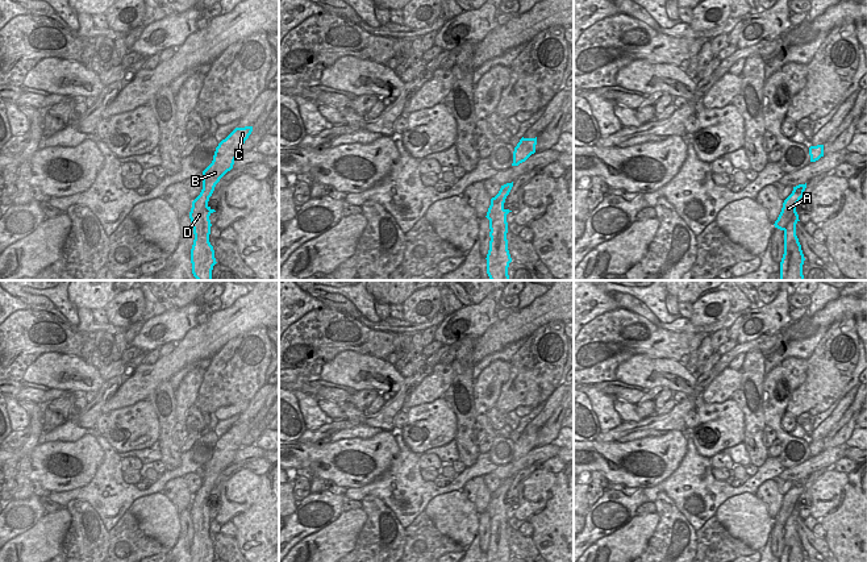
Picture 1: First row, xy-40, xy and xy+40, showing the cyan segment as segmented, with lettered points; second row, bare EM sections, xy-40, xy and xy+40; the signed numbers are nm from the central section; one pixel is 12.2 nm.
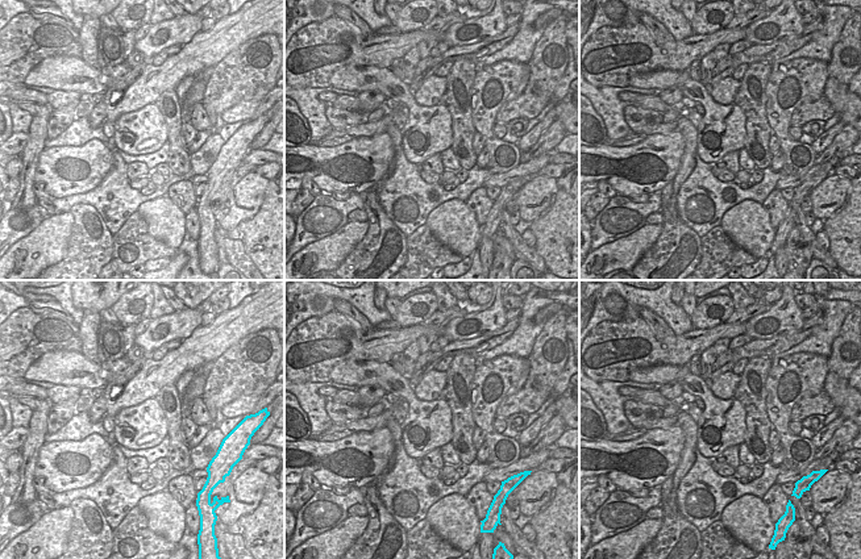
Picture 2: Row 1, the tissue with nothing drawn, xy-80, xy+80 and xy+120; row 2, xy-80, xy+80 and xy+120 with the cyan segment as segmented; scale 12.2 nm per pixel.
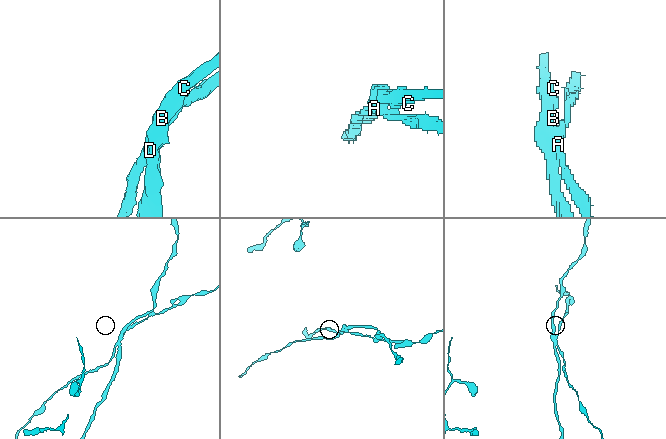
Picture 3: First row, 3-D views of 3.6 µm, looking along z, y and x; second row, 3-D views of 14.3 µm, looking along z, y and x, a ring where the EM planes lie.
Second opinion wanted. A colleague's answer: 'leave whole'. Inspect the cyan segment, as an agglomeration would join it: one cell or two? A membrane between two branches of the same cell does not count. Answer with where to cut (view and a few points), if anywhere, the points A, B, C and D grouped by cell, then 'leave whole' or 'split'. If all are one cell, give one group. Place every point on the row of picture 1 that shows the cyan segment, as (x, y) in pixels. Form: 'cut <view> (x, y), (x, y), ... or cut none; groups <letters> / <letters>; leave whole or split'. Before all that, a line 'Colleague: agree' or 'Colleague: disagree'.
Colleague: disagree
cut xy (496, 196), (497, 213), (490, 223); groups A / B C D; split

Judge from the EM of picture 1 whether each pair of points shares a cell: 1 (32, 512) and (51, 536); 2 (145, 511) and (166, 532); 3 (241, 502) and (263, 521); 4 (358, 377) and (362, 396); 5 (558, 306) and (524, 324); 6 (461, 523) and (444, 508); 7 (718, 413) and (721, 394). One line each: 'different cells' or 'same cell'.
1: different cells
2: same cell
3: different cells
4: different cells
5: same cell
6: same cell
7: different cells

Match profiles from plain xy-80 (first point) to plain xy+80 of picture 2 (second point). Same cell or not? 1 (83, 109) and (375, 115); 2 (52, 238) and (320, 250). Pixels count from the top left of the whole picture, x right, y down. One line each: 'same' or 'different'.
1: same
2: same

